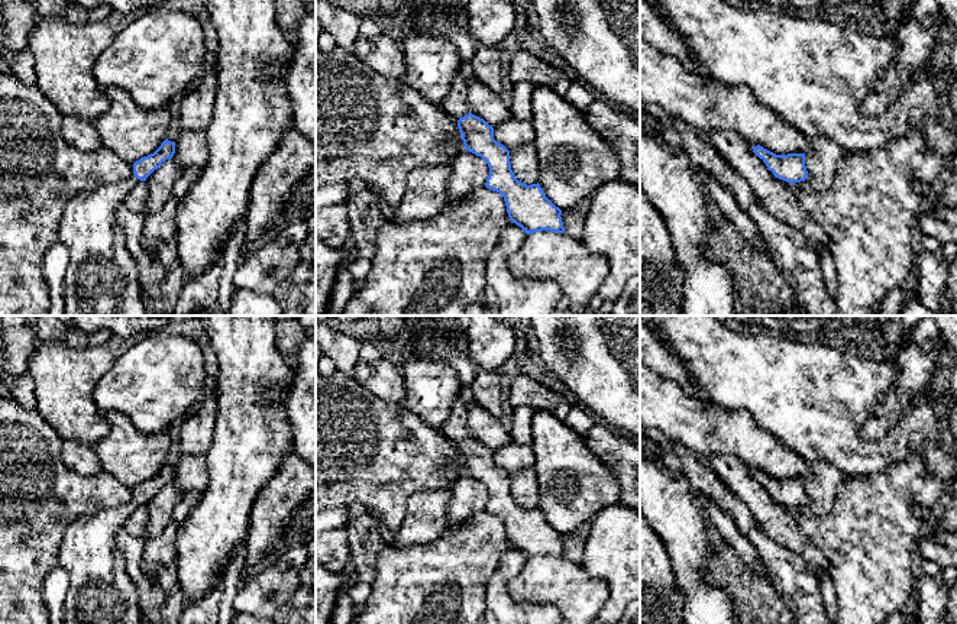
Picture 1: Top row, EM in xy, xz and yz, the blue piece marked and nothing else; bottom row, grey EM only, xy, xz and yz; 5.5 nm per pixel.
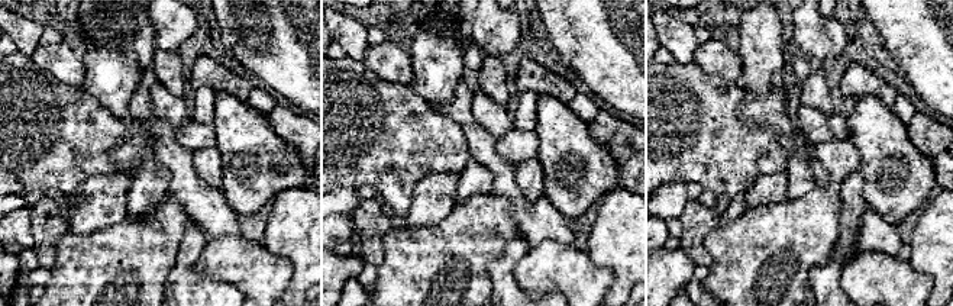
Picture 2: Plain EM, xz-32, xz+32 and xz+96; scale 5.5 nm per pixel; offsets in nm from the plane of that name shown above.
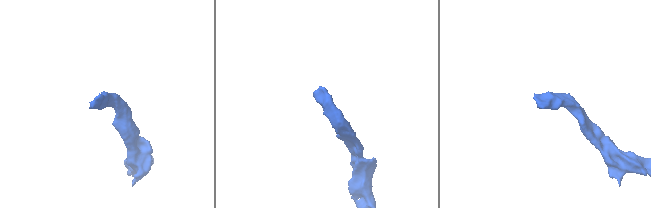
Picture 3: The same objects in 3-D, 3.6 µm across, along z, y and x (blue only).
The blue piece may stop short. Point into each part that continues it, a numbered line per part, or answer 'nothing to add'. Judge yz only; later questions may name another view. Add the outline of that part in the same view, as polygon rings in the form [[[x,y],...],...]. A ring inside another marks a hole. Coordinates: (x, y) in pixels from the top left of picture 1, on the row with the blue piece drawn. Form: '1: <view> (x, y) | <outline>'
nothing to add

